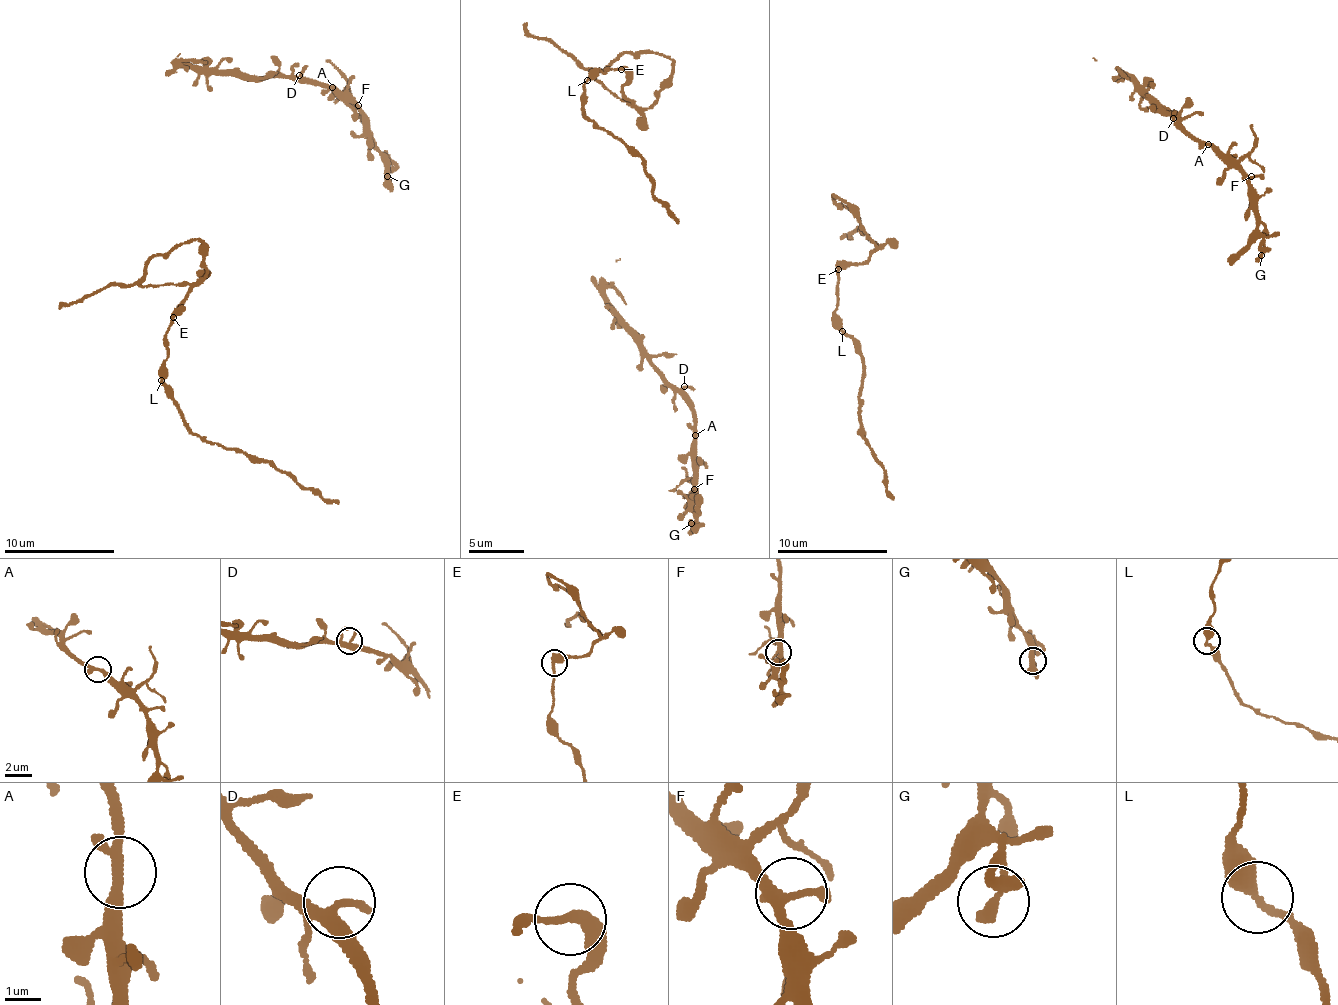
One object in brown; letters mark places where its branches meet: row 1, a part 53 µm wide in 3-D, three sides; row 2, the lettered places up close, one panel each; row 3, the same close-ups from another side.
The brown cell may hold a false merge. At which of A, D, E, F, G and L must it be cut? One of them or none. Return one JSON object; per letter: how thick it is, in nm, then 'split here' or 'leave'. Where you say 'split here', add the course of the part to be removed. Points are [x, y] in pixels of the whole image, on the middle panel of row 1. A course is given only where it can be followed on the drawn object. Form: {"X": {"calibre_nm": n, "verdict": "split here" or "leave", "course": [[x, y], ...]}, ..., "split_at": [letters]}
{"A": {"calibre_nm": 320, "verdict": "leave"}, "D": {"calibre_nm": 280, "verdict": "leave"}, "E": {"calibre_nm": 320, "verdict": "leave"}, "F": {"calibre_nm": 320, "verdict": "leave"}, "G": {"calibre_nm": 260, "verdict": "leave"}, "L": {"calibre_nm": 320, "verdict": "leave"}, "split_at": []}

